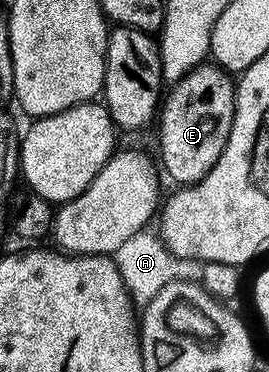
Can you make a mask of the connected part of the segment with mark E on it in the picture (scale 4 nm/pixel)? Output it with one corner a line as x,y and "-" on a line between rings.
203,64
189,70
169,87
156,127
158,150
162,153
160,166
165,177
167,174
172,181
178,182
174,184
199,182
214,167
216,160
220,160
234,119
235,89
235,79
217,64

